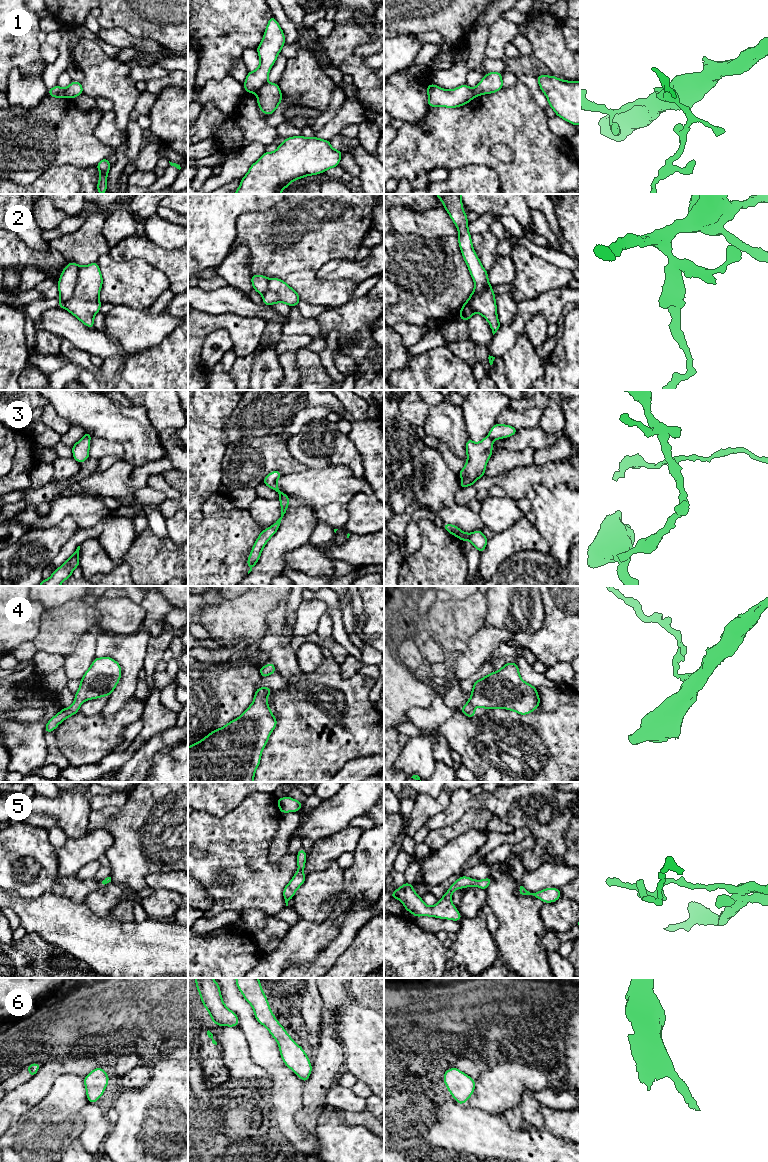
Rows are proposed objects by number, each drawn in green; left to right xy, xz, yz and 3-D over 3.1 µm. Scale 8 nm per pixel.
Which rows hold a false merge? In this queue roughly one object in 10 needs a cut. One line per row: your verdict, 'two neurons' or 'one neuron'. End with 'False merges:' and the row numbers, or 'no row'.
1: two neurons
2: two neurons
3: one neuron
4: one neuron
5: one neuron
6: one neuron
False merges: 1, 2

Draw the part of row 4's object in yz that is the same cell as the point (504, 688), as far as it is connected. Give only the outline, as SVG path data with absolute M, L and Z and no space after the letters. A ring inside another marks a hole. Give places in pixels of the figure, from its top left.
M506 663L500 670L475 680L471 697L460 709L463 715L476 717L475 707L486 710L503 708L527 715L540 705L537 688L523 681L516 663Z

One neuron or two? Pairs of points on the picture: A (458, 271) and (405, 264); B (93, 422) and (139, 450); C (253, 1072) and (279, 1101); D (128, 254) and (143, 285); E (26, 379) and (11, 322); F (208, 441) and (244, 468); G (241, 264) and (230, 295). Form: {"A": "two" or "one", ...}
{"A": "one", "B": "one", "C": "two", "D": "two", "E": "two", "F": "two", "G": "two"}

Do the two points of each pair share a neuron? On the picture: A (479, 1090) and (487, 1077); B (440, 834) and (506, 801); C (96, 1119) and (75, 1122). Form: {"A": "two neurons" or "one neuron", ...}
{"A": "one neuron", "B": "two neurons", "C": "two neurons"}

